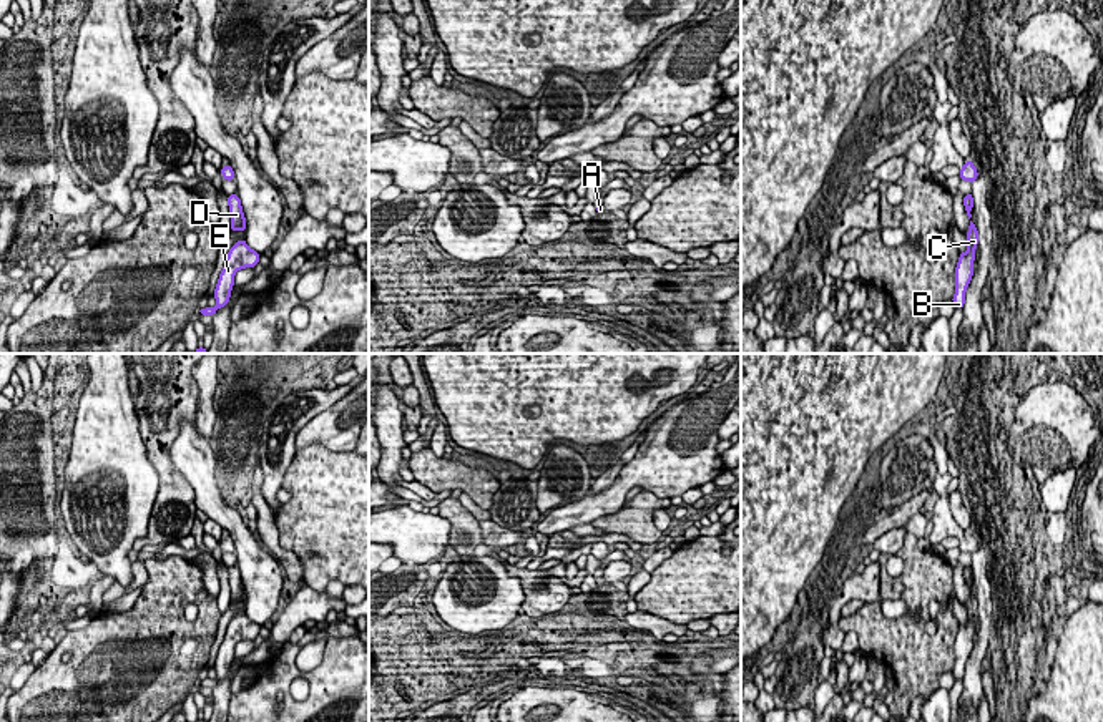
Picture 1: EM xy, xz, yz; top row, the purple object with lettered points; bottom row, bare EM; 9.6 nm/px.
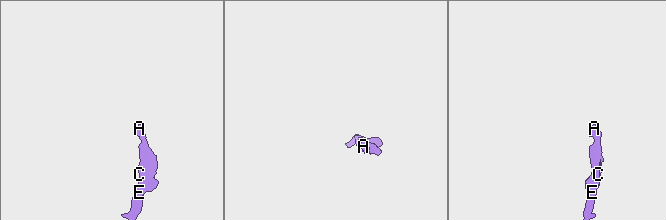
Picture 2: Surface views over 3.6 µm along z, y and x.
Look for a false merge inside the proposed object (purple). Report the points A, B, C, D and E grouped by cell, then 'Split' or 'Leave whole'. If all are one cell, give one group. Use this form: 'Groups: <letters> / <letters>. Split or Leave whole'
Groups: A B C D E. Leave whole

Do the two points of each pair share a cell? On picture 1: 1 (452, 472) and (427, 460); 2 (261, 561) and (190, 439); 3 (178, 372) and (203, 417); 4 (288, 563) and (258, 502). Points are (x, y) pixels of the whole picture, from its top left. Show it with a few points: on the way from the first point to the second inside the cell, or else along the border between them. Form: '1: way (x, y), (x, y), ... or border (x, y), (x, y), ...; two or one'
1: way (446, 472), (439, 472), (434, 467); one
2: way (240, 531), (208, 498), (200, 470); one
3: border (190, 370), (198, 387), (196, 422); two
4: way (274, 548), (268, 538), (266, 517); one

